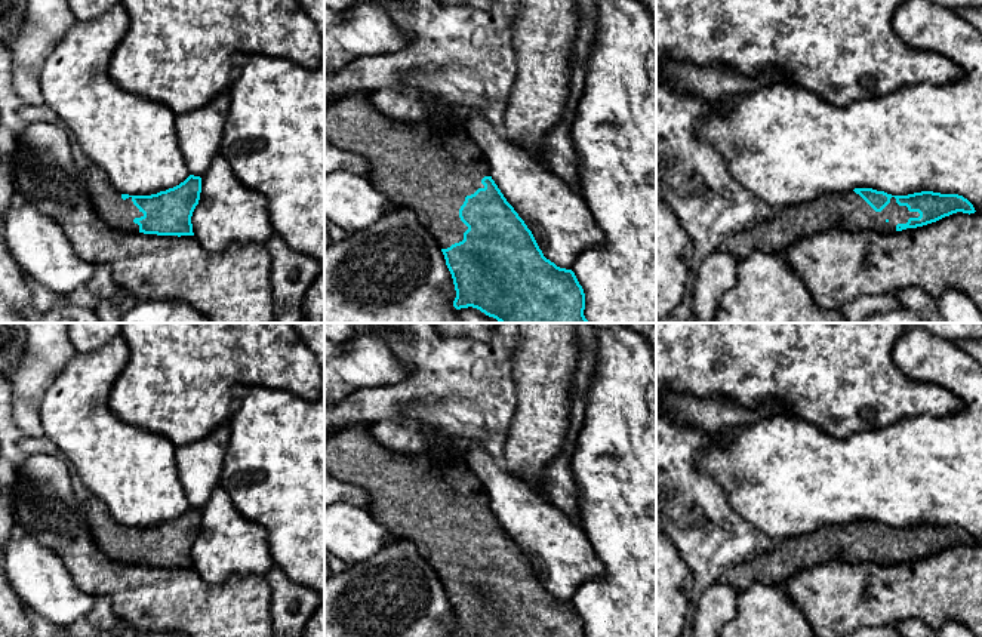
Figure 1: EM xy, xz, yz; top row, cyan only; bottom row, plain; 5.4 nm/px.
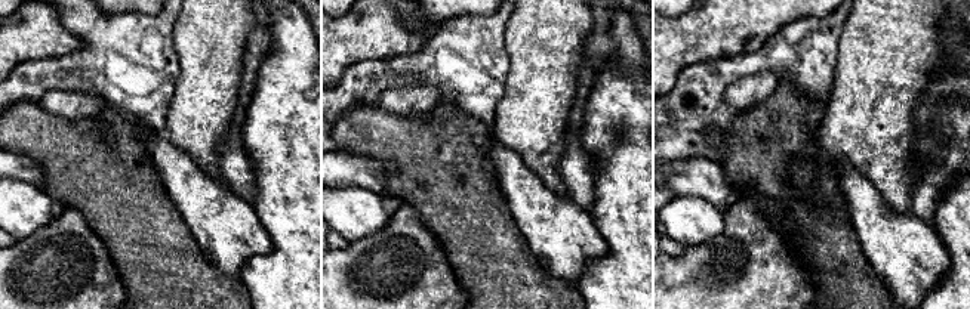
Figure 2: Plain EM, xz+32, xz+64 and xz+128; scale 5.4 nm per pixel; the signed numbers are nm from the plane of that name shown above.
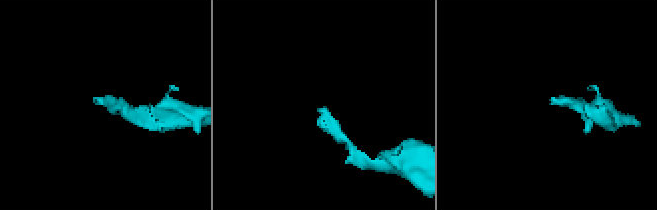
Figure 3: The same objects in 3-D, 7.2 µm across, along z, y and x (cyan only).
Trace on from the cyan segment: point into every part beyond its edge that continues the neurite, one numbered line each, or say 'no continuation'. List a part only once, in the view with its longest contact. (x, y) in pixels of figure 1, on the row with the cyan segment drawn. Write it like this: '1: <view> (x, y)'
1: yz (831, 211)

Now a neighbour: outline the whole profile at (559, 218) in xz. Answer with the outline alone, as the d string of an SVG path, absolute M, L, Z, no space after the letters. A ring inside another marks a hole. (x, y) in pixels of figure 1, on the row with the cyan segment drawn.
M483 110L467 111L467 130L484 153L492 179L532 231L547 259L560 268L572 270L582 252L603 243L603 231L585 199L532 153L508 141L502 129L498 129L484 117Z

